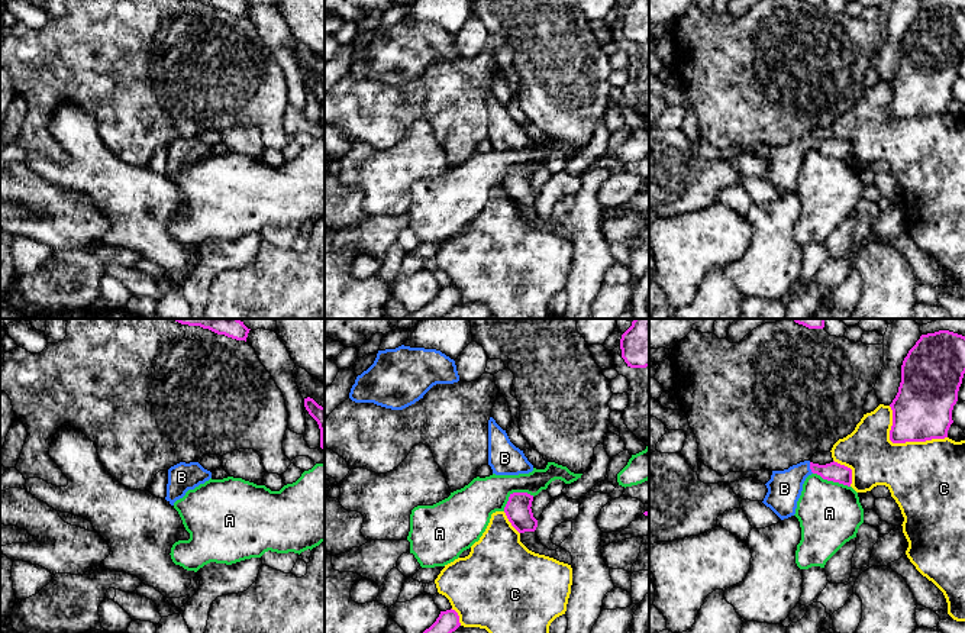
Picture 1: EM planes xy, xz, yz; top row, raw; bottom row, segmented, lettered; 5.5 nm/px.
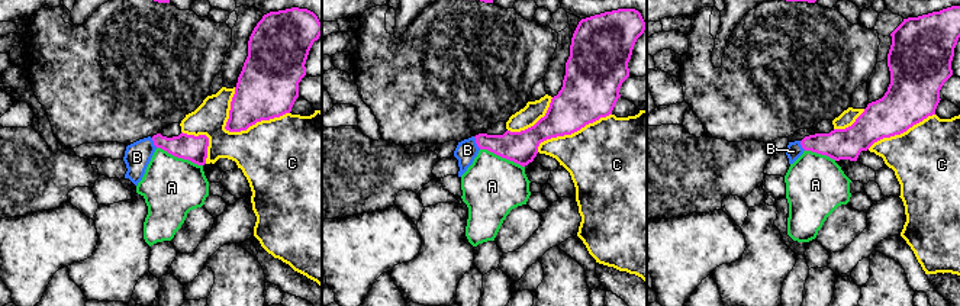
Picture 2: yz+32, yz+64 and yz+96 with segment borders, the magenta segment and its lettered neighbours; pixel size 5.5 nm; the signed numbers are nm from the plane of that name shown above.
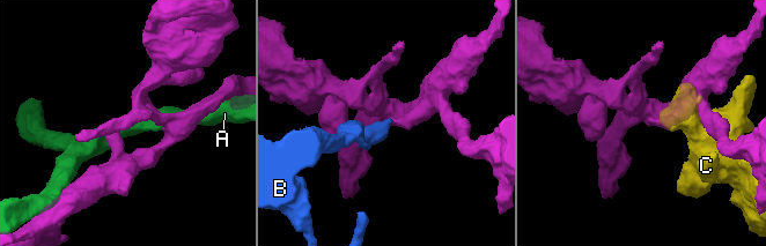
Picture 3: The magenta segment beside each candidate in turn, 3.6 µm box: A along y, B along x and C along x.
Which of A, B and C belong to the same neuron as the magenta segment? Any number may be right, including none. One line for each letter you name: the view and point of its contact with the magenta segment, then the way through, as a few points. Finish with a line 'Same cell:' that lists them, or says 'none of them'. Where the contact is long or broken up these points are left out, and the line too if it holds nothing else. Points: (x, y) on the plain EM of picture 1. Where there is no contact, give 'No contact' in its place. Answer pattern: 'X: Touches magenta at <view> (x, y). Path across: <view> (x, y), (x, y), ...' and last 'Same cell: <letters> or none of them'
B: Touches magenta at yz (810, 144). Path across: yz (833, 147), (810, 144), (784, 164)
Same cell: B

